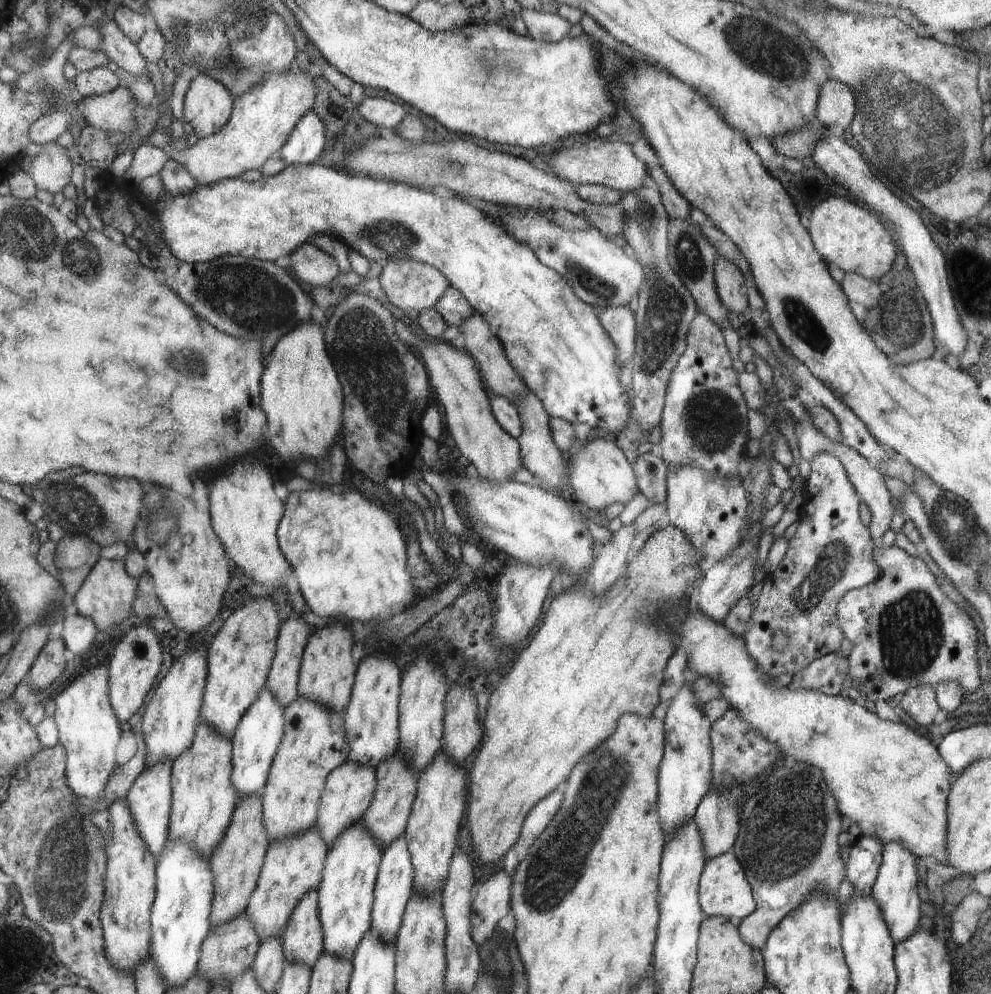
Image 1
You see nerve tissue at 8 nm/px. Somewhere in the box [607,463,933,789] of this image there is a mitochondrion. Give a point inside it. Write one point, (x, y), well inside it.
(833, 562)

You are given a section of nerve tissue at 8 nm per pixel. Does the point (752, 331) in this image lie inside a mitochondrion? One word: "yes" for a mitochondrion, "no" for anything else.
no

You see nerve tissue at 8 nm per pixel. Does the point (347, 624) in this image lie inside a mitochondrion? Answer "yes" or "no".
no

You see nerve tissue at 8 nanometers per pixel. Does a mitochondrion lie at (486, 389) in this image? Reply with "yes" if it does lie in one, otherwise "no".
no

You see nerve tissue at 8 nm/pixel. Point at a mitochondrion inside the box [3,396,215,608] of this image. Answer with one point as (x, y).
(75, 503)

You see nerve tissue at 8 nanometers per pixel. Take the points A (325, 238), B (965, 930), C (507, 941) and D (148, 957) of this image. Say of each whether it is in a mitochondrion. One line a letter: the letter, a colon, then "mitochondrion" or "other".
A: other
B: mitochondrion
C: other
D: other

